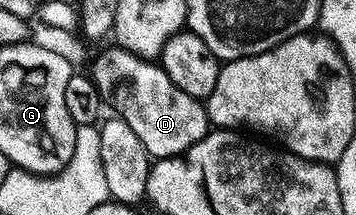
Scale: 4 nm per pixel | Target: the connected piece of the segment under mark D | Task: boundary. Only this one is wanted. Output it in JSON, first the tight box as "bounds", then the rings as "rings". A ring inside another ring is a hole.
{"bounds":[92,44,208,160],"rings":[[[115,44],[109,46],[109,50],[102,51],[92,62],[92,83],[101,92],[107,91],[107,86],[112,86],[115,113],[138,136],[149,156],[156,160],[175,158],[190,151],[198,140],[208,135],[208,111],[201,99],[182,92],[182,88],[178,88],[174,80],[166,76],[163,66],[155,61],[139,58]]]}

